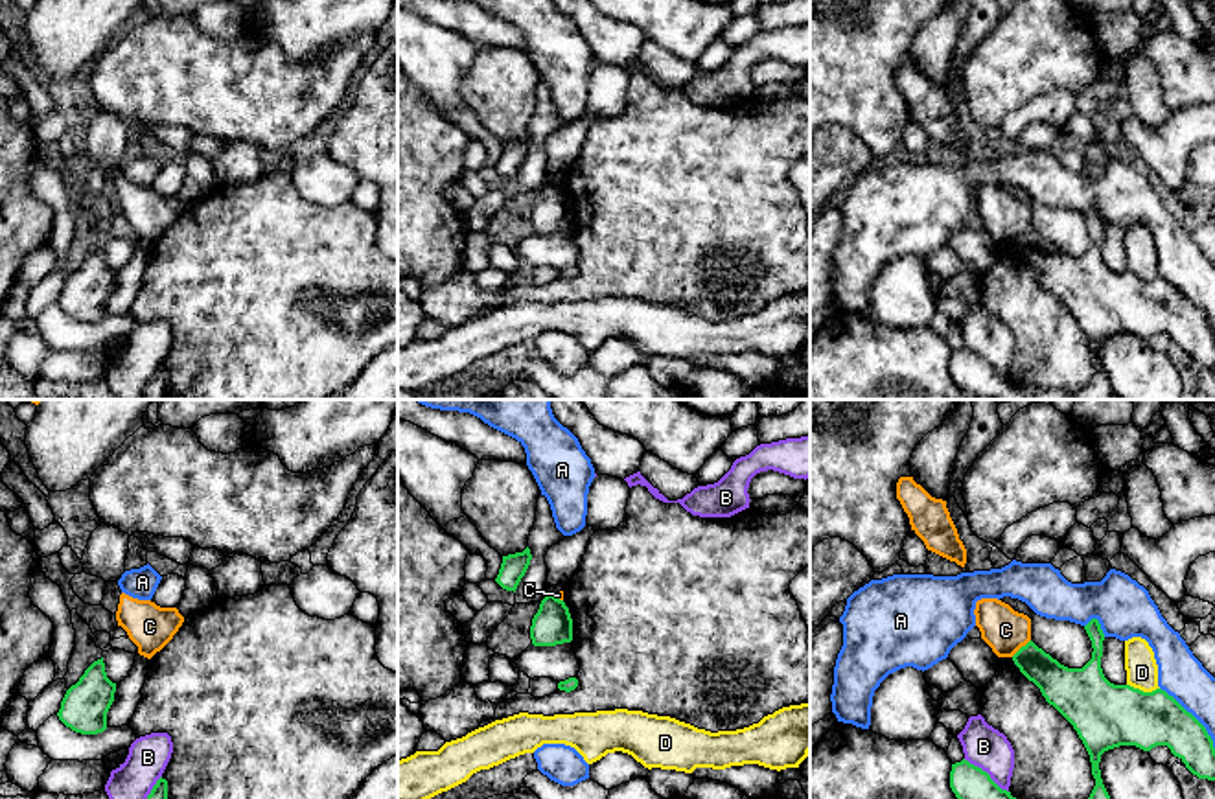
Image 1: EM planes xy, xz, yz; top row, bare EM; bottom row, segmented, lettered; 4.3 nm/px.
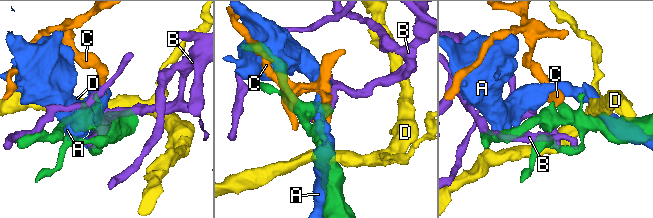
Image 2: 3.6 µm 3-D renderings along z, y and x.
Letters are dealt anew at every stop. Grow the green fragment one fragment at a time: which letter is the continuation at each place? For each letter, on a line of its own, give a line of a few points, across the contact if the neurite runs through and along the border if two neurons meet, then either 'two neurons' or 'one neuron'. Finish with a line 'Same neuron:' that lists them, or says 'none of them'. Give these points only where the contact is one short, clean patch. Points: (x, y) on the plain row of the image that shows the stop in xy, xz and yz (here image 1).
A: two neurons
B: two neurons
C: yz (1029, 227), (1011, 243) | two neurons
D: yz (1127, 271), (1144, 278), (1158, 277) | two neurons
Same neuron: none of them

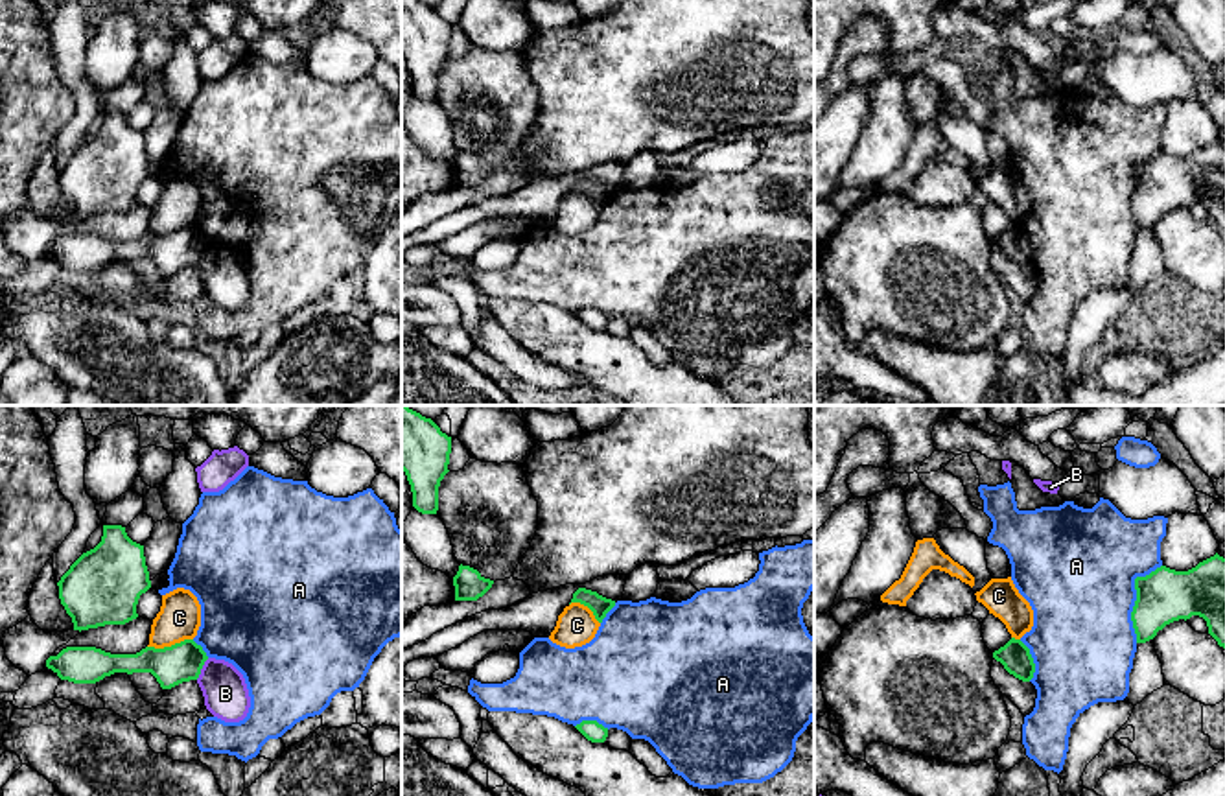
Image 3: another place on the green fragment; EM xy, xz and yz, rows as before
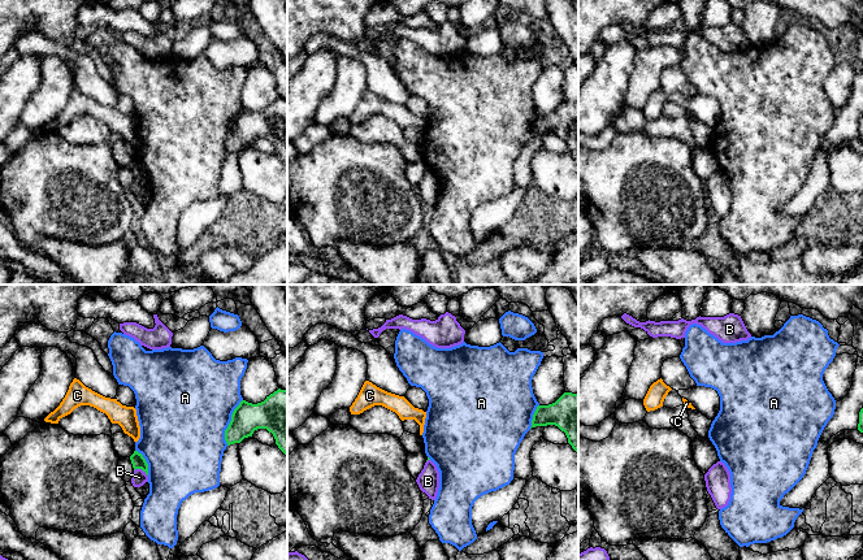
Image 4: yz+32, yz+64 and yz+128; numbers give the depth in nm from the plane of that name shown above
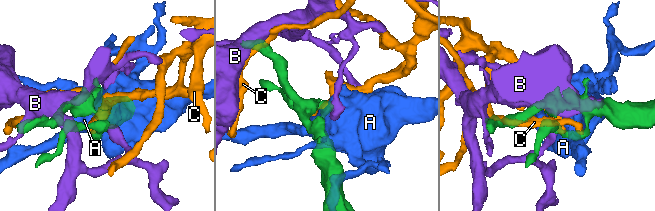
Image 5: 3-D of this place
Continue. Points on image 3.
A: two neurons
B: two neurons
C: two neurons
Same neuron: none of them

